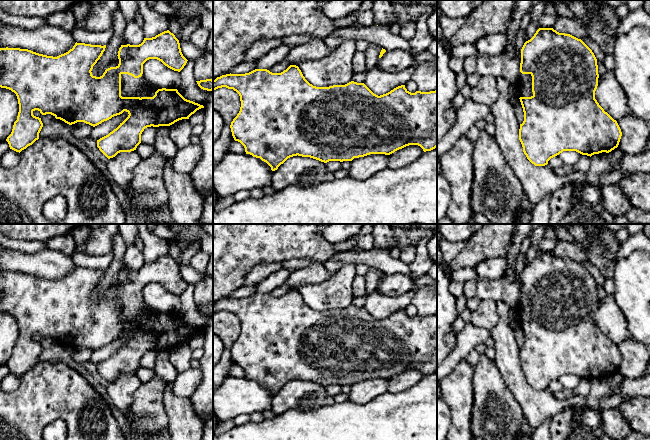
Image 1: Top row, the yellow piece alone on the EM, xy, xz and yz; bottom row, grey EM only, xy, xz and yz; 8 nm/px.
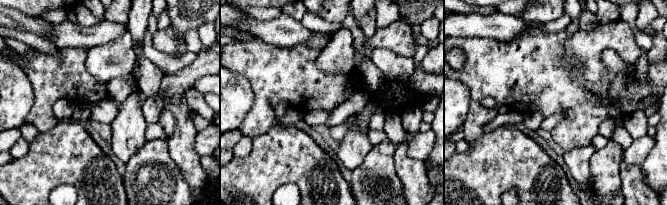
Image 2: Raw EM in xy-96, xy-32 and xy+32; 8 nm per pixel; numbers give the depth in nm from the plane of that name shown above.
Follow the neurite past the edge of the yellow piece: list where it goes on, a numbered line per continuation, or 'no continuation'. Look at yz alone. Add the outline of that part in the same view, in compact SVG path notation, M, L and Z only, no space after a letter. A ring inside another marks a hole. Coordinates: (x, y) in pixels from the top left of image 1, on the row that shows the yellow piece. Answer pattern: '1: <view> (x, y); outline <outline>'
1: yz (525, 81); outline M522 73L520 74L518 89L519 89L519 98L533 96L531 74L522 74Z

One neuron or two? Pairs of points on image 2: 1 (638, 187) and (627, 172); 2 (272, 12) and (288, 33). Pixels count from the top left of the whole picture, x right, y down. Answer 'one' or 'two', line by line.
1: one
2: two

